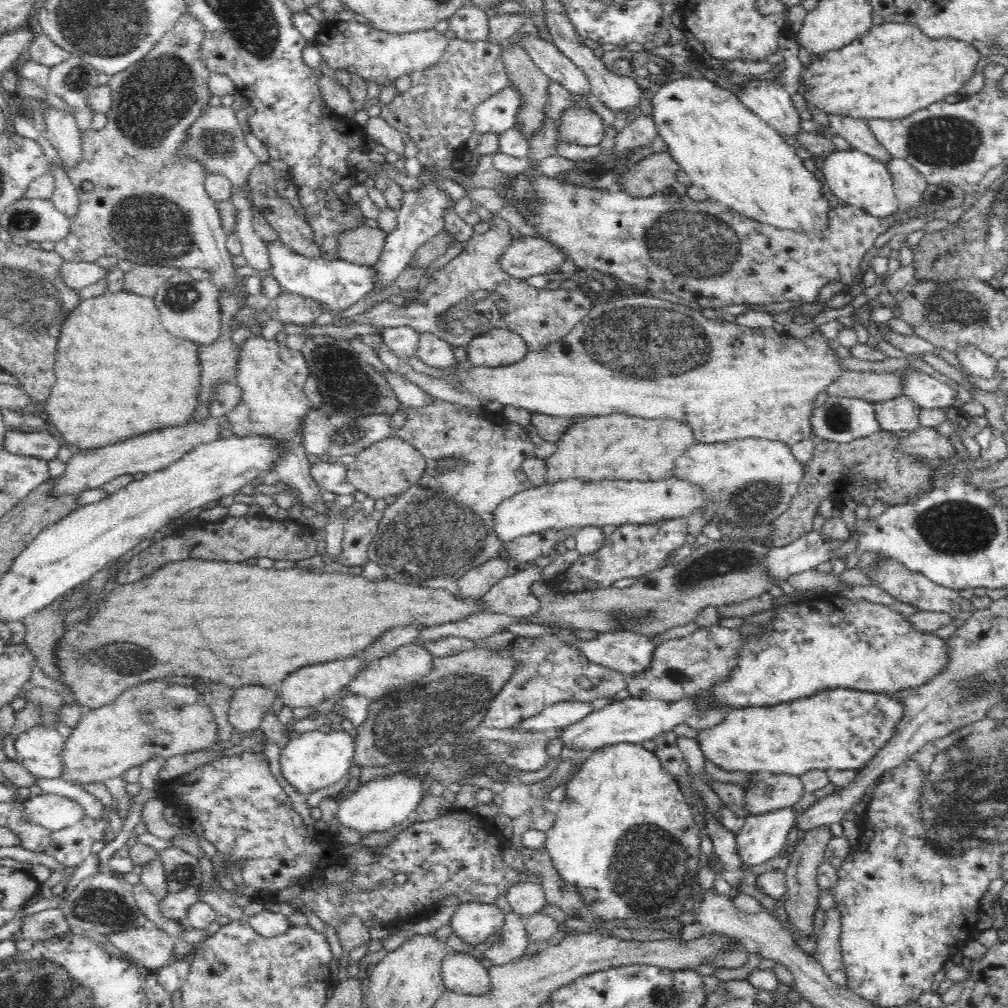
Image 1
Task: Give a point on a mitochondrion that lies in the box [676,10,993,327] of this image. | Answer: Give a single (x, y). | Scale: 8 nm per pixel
(943, 141)

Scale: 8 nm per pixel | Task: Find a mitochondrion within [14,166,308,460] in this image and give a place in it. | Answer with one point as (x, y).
(153, 227)

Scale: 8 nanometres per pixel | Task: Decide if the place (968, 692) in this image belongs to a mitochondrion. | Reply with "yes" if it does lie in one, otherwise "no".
yes

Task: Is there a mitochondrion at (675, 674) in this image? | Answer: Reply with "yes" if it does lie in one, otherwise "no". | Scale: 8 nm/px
yes

